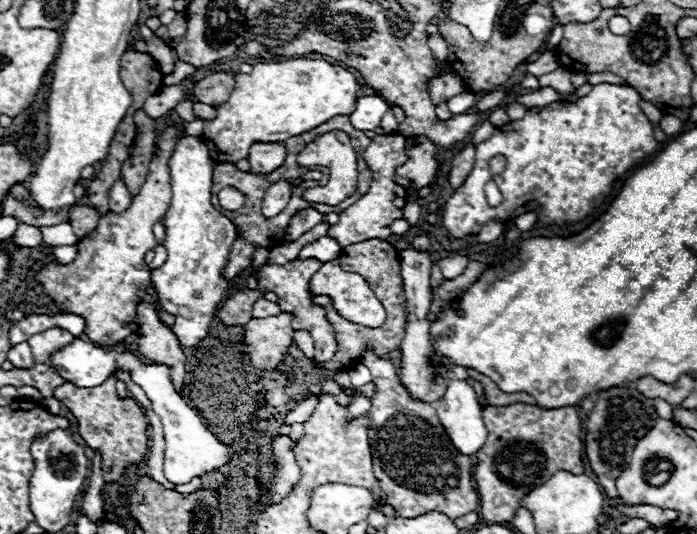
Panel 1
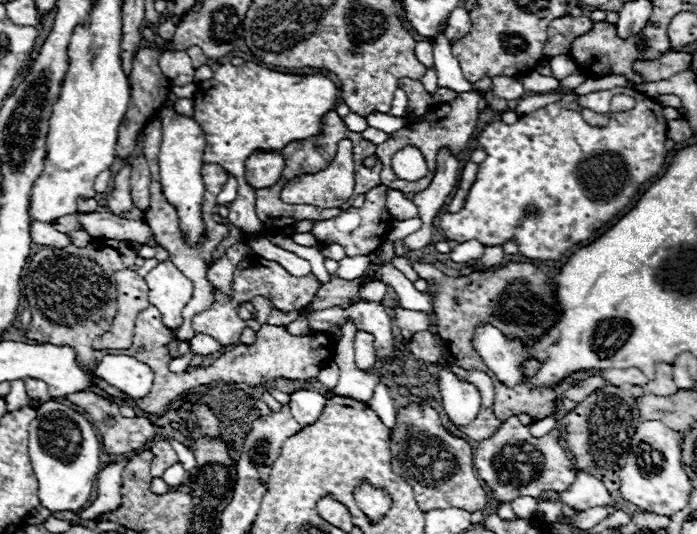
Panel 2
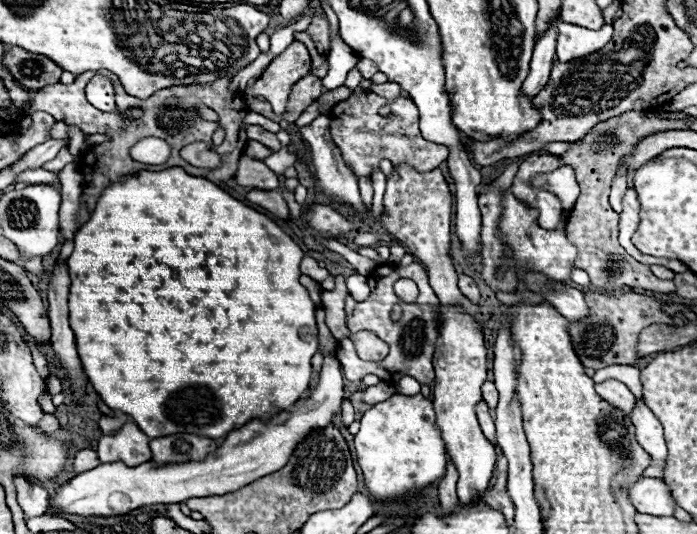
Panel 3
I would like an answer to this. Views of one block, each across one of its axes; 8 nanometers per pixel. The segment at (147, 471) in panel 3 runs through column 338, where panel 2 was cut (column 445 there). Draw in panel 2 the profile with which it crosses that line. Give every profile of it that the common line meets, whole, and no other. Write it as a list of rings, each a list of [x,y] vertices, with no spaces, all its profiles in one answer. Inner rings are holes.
[[[446,362],[440,364],[440,398],[446,416],[456,426],[470,424],[480,410],[480,392],[476,386],[458,380]]]

